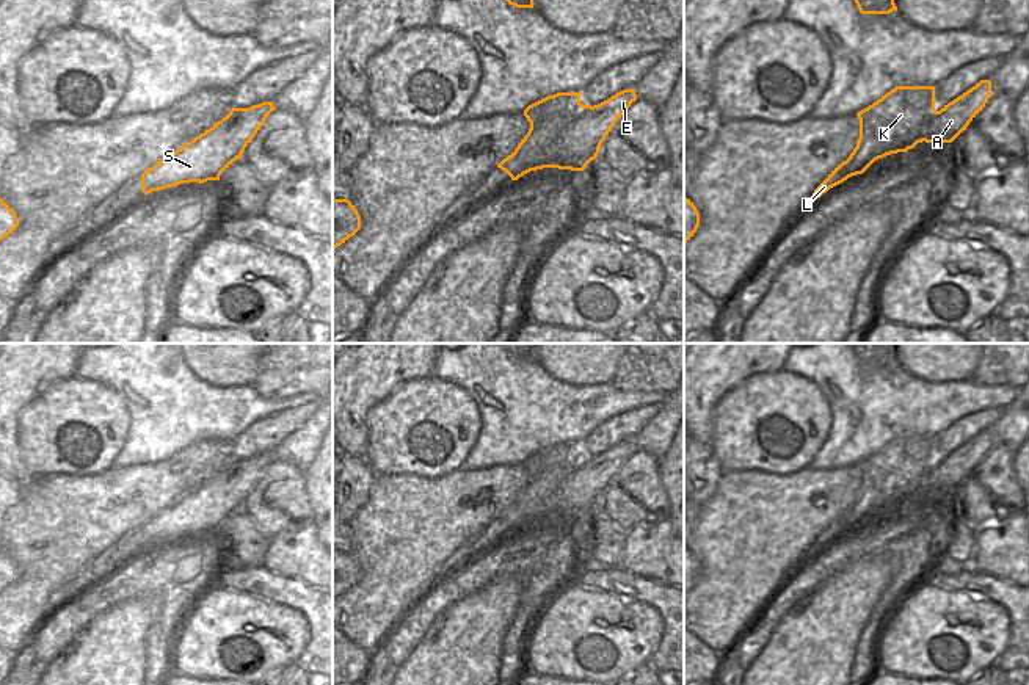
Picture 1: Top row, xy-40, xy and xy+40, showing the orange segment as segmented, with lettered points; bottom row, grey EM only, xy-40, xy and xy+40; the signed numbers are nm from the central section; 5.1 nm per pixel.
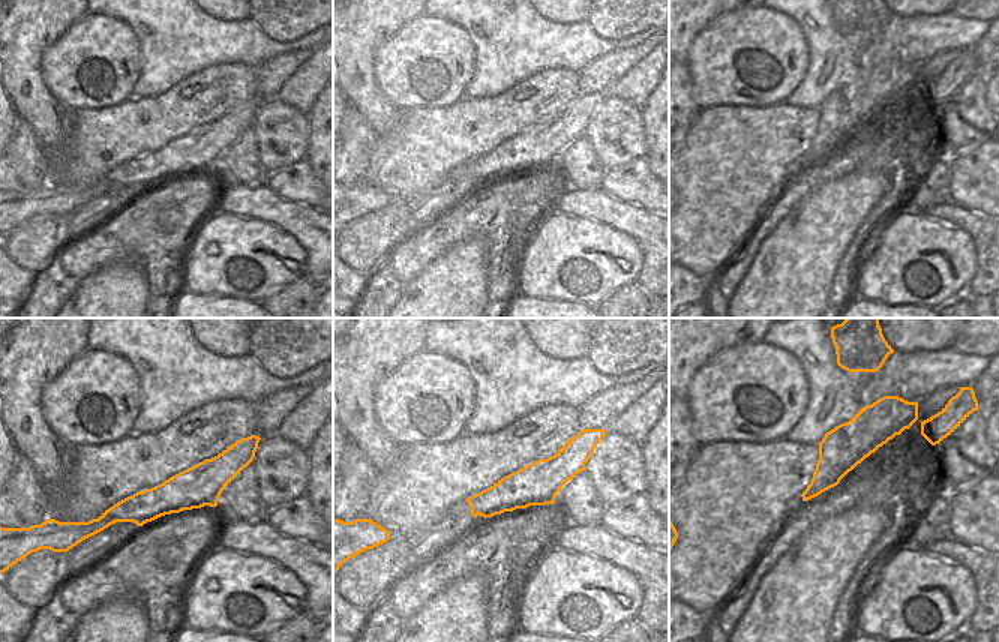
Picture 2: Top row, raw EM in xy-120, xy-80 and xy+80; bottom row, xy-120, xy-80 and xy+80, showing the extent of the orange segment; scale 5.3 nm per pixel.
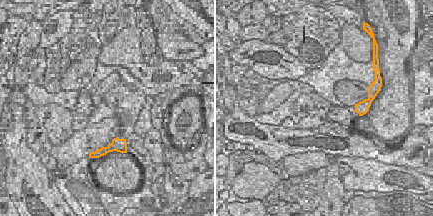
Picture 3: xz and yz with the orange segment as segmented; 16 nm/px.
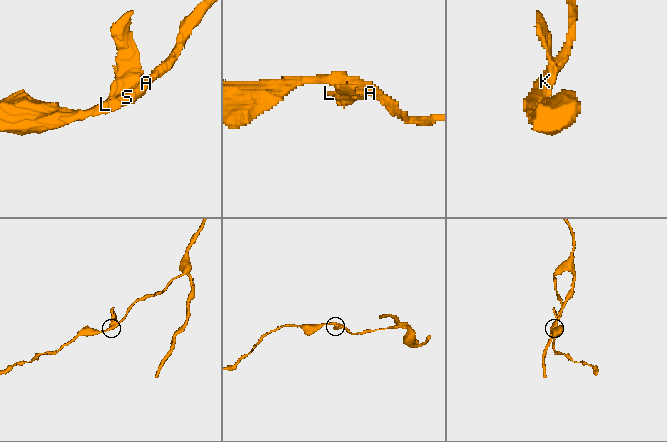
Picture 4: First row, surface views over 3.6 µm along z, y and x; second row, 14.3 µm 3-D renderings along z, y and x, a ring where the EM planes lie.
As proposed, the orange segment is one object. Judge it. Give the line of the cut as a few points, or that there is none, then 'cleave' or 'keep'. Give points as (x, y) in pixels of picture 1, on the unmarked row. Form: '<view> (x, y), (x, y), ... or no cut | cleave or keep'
xy (592, 458), (562, 483), (546, 502), (541, 518) | cleave

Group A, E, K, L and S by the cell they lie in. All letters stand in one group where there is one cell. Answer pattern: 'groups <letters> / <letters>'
groups A E S / K L

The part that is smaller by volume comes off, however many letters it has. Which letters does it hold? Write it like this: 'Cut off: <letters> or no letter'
Cut off: K, L

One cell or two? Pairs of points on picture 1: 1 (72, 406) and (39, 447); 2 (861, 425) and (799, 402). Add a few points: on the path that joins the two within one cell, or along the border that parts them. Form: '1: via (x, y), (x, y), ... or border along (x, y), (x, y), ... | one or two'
1: via (66, 416), (49, 438) | one
2: border along (811, 383), (830, 411), (830, 431), (818, 449) | two

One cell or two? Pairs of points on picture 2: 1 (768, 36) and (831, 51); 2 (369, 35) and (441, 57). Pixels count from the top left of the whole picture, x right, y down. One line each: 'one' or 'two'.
1: two
2: two

